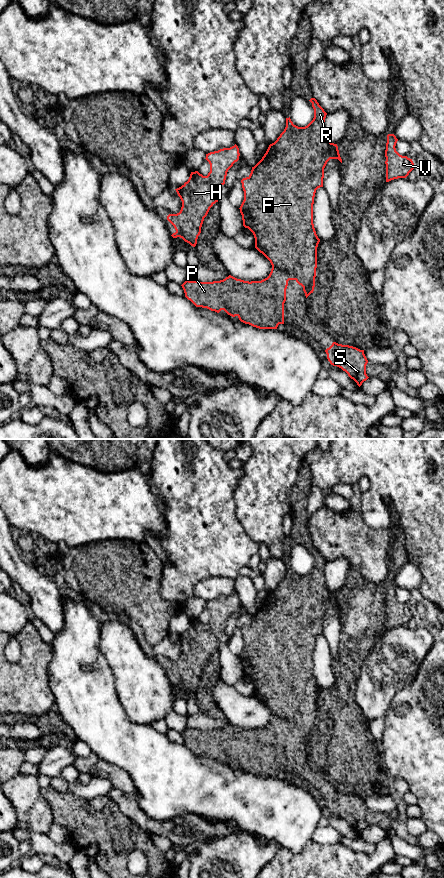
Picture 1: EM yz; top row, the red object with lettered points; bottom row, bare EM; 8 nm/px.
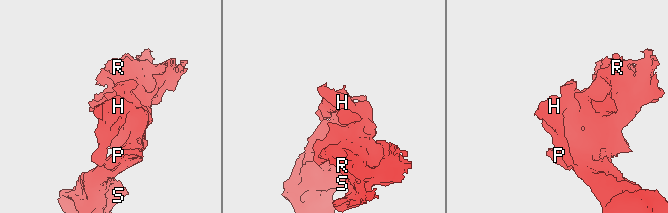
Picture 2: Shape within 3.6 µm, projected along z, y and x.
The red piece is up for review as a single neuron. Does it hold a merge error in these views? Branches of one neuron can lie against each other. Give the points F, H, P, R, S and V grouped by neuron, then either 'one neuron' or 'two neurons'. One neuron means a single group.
F H P R S V | one neuron

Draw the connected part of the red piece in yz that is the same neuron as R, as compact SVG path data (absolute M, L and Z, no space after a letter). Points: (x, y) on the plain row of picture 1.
M315 546L309 548L312 551L314 557L314 566L313 568L305 575L298 575L293 572L290 565L286 566L286 575L284 579L280 582L277 588L270 592L266 601L262 607L252 615L251 621L248 625L241 628L242 636L244 639L244 648L240 654L240 661L242 663L243 674L248 676L254 683L255 686L255 696L262 701L271 711L272 717L269 724L261 729L244 729L237 727L231 723L220 729L213 730L199 730L199 729L189 729L186 728L181 734L184 738L185 745L190 748L196 755L207 756L211 759L219 761L221 758L224 758L228 763L235 765L237 764L239 768L245 772L249 772L253 775L259 777L277 777L279 772L284 772L284 751L286 749L286 737L288 734L289 728L295 728L299 733L303 735L306 746L313 741L315 735L315 725L316 725L316 716L317 716L317 695L320 690L318 686L314 672L313 672L313 652L316 638L320 635L323 635L323 626L324 626L324 616L327 610L330 607L338 607L342 611L342 607L339 602L337 592L331 591L325 583L324 570L327 561L319 553Z

